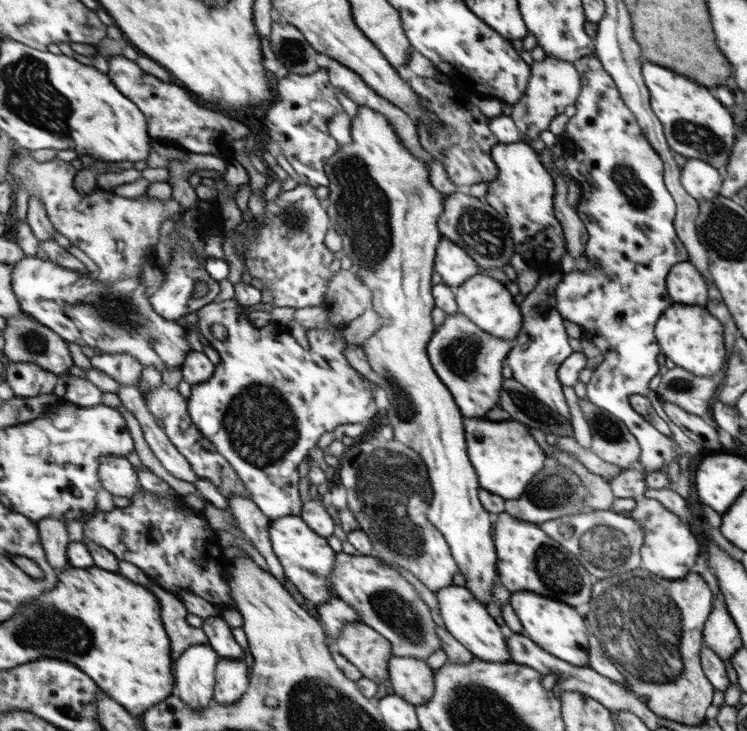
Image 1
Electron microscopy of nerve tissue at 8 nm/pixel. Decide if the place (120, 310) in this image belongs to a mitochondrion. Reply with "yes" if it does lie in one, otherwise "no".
yes

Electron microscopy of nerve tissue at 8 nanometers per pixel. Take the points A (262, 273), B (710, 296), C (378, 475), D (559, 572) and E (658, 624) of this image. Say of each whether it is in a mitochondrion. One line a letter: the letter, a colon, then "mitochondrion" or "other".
A: other
B: other
C: mitochondrion
D: mitochondrion
E: mitochondrion

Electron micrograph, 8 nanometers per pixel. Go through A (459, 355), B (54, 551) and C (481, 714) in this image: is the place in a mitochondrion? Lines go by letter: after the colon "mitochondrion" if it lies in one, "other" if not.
A: mitochondrion
B: other
C: mitochondrion

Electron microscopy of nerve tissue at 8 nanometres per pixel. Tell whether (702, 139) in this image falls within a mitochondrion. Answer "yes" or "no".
yes

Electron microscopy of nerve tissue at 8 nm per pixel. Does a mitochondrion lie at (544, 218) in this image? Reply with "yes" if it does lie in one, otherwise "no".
no

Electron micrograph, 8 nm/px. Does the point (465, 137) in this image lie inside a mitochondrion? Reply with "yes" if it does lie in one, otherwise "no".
yes

